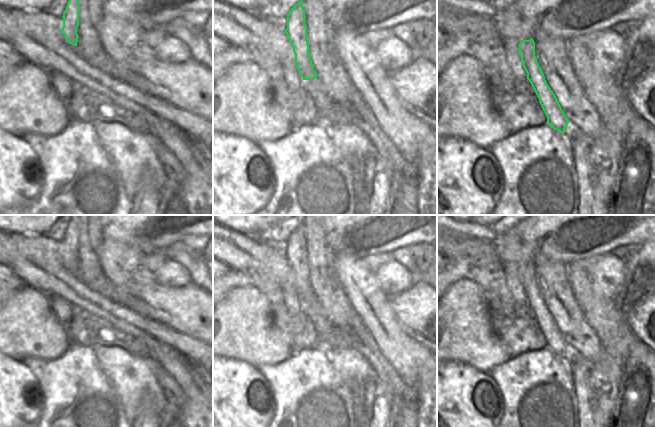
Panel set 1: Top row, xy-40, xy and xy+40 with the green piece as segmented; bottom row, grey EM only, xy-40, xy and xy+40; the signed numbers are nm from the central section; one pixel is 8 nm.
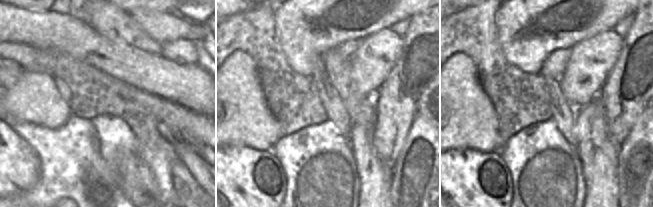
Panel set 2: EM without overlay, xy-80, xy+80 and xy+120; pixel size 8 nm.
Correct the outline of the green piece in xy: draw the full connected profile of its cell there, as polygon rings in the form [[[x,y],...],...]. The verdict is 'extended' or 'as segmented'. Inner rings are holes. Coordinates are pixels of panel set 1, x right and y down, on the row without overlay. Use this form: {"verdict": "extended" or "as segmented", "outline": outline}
{"verdict": "extended", "outline": [[[305,220],[295,228],[287,239],[285,257],[293,271],[295,289],[303,304],[314,304],[318,298],[312,288],[311,274],[307,264],[307,242],[305,240]]]}

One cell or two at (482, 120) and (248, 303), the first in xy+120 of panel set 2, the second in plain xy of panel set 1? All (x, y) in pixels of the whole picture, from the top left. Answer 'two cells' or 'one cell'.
one cell

